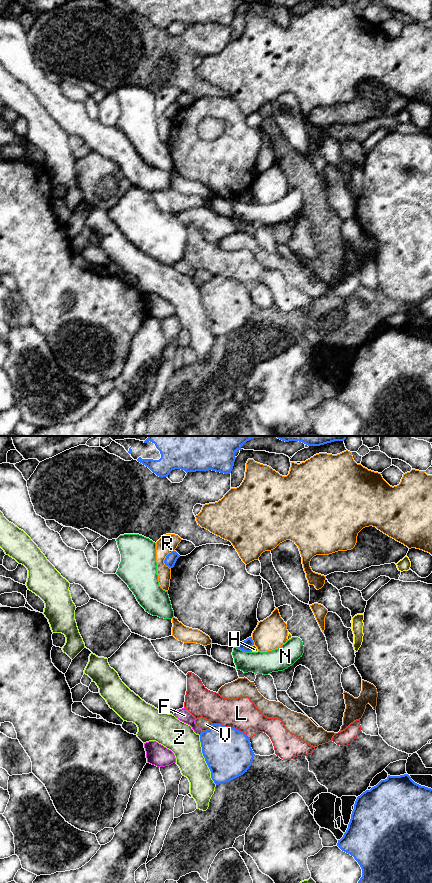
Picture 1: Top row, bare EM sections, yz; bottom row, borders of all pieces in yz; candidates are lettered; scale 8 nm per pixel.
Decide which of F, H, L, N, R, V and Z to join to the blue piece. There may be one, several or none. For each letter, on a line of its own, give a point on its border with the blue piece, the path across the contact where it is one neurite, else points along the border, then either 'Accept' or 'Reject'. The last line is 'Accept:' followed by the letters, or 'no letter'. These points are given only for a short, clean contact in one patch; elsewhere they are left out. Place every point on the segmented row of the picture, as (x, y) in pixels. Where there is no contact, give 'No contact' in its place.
F: Touches blue at yz (201, 733). Boundary: yz (202, 732), (199, 734). Reject
H: Touches blue at yz (251, 648). Reject
L: Touches blue at yz (231, 728). Reject
N: Touches blue at yz (243, 650). Reject
R: Touches blue at yz (165, 558). Reject
V: Touches blue at yz (208, 729). Reject
Z: Touches blue at yz (205, 760). Reject
Accept: no letter

